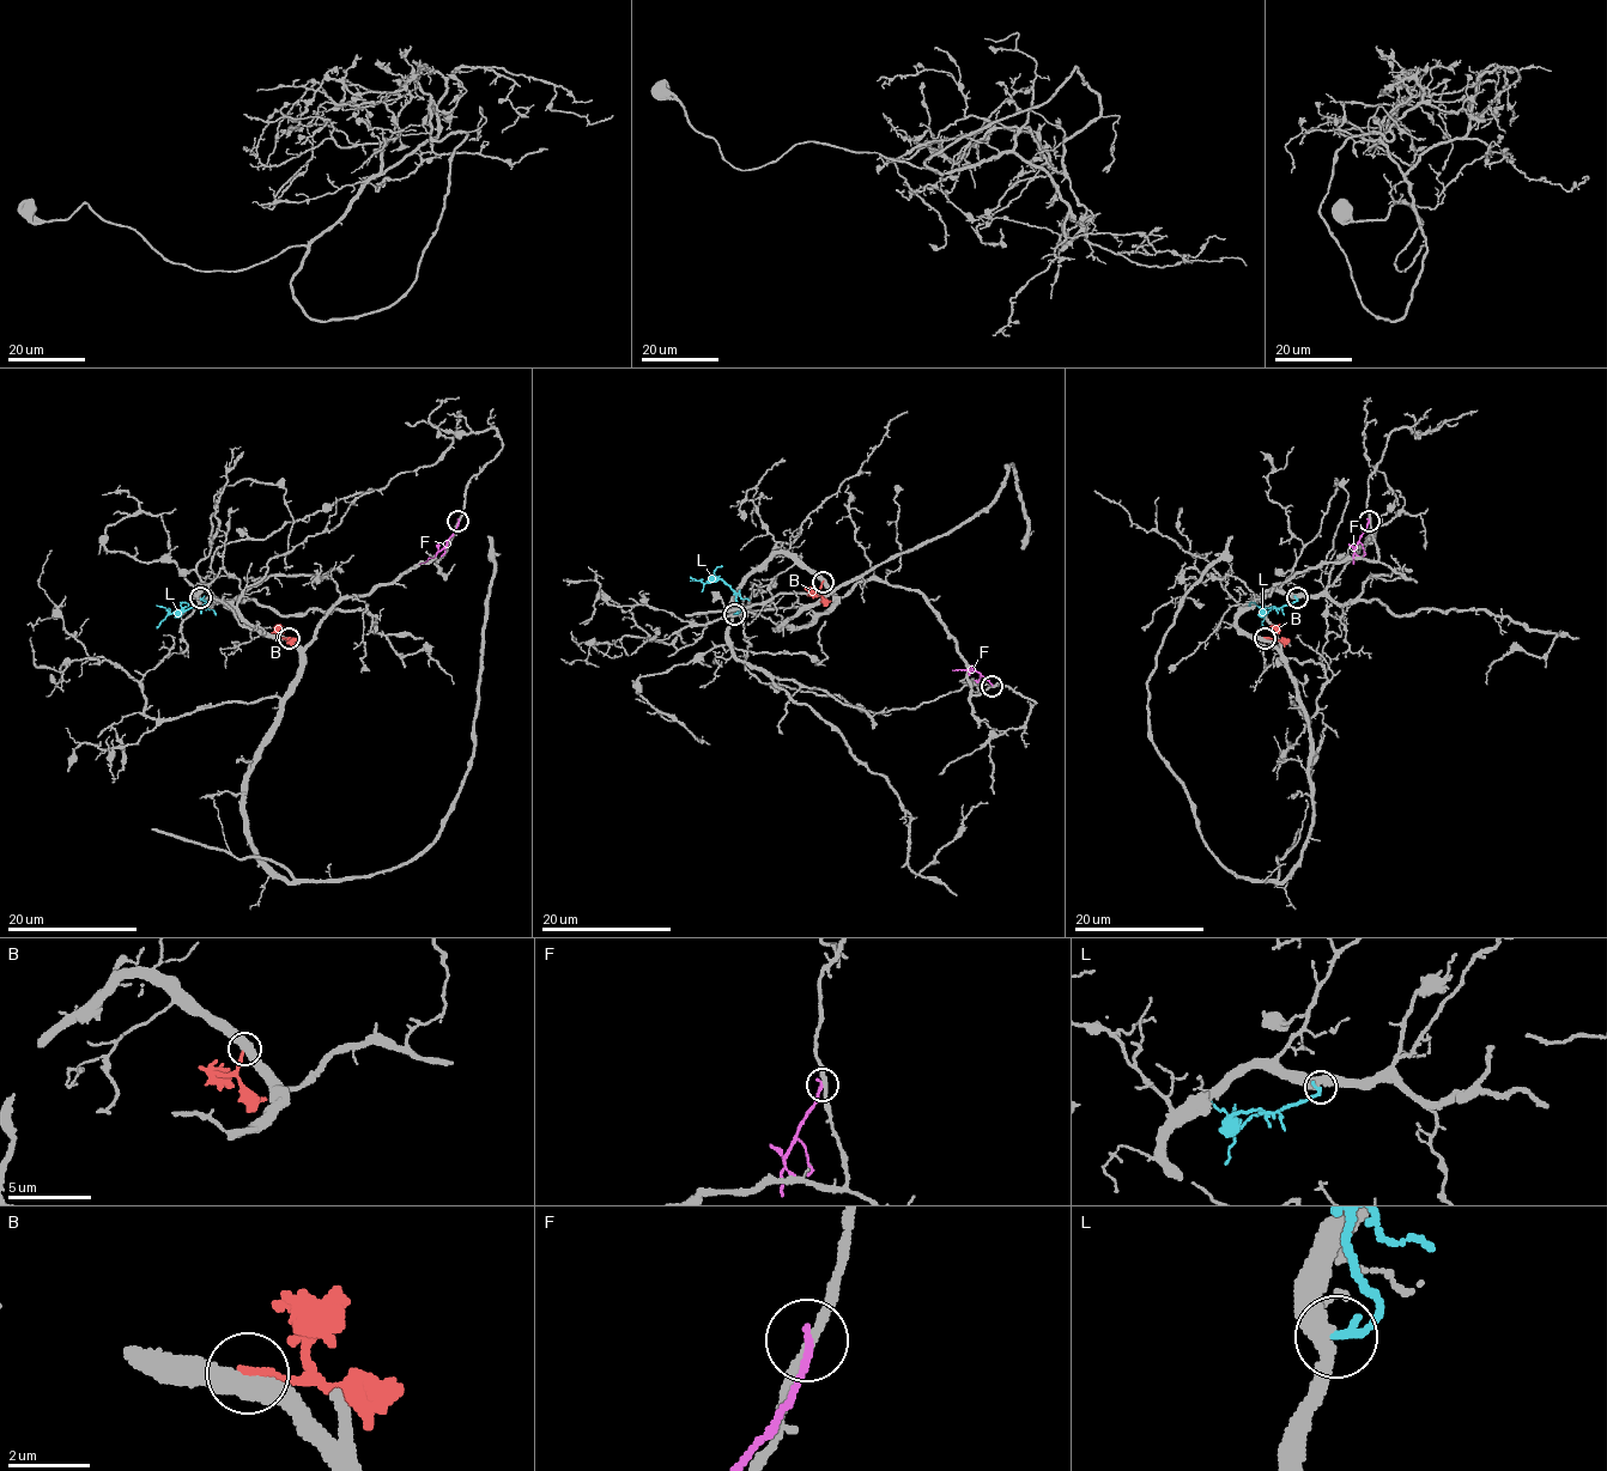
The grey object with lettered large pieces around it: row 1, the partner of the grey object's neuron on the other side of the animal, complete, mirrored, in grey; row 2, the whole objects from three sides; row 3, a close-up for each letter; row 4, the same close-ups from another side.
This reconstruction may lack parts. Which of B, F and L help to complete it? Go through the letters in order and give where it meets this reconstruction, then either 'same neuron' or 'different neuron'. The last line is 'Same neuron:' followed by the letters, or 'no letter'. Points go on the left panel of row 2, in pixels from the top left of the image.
B: meets grey at (289, 638); different neuron
F: meets grey at (458, 521); different neuron
L: meets grey at (200, 597); same neuron
Same neuron: L

